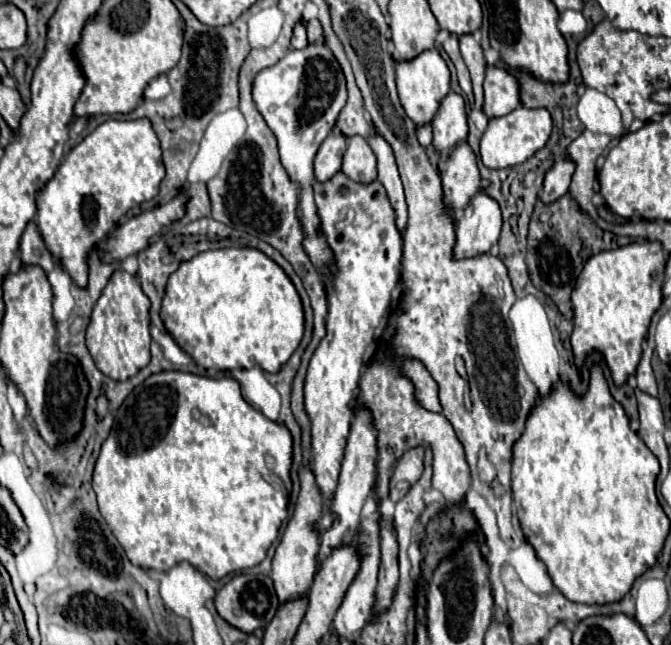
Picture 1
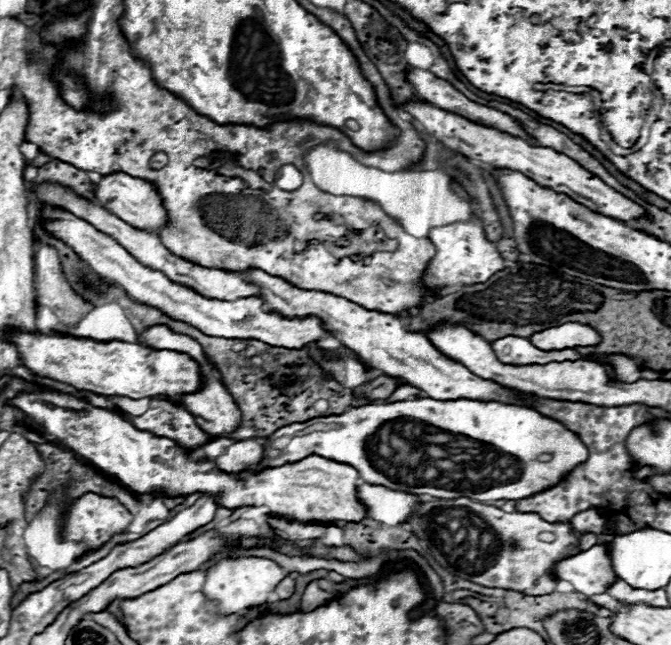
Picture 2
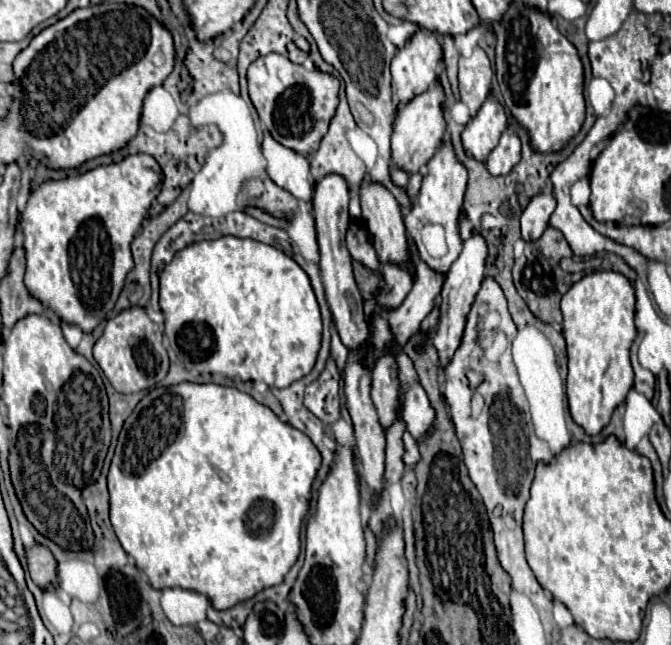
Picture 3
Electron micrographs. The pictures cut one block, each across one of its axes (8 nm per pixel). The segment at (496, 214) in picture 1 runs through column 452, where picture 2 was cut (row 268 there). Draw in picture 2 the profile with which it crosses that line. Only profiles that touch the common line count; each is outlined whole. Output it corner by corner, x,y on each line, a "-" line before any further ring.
248,268
238,272
246,282
256,284
262,292
258,298
264,302
266,312
278,312
286,318
306,318
306,316
316,316
324,322
324,328
340,340
346,348
350,348
354,354
358,354
368,366
380,368
384,374
402,378
408,384
424,390
430,398
434,400
458,400
458,398
468,398
468,400
480,400
480,402
504,402
504,404
518,404
524,406
518,396
514,394
512,388
500,386
494,380
484,380
476,374
472,374
464,364
444,356
436,346
424,336
424,334
414,334
406,332
400,318
382,314
376,310
364,310
358,308
356,304
350,304
348,300
342,300
338,296
326,296
324,292
302,292
294,288
290,282
270,276
262,270

